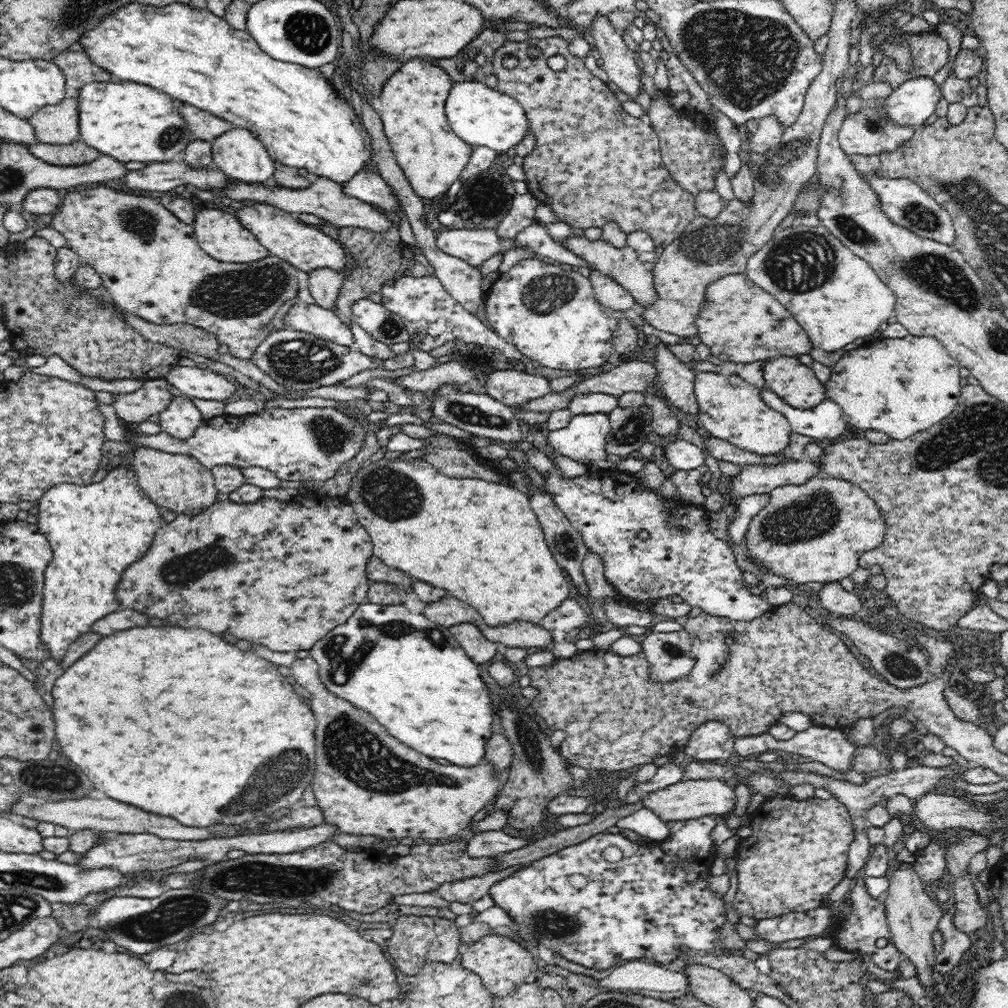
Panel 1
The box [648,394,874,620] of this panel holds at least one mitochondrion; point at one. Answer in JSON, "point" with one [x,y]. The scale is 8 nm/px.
{"point":[810,516]}

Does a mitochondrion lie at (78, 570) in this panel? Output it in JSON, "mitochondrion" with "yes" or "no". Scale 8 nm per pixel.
{"mitochondrion":"no"}

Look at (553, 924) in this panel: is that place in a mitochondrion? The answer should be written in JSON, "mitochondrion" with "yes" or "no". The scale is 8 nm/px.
{"mitochondrion":"yes"}

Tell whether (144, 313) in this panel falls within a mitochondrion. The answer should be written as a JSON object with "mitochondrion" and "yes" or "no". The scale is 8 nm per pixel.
{"mitochondrion":"no"}

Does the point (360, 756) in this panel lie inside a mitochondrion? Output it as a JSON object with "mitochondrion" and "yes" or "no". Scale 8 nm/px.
{"mitochondrion":"yes"}

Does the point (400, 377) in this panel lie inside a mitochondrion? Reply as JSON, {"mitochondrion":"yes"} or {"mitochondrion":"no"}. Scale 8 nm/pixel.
{"mitochondrion":"no"}

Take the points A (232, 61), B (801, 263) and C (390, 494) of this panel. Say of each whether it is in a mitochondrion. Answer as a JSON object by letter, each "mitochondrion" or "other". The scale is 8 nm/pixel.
{"A":"other","B":"mitochondrion","C":"mitochondrion"}

